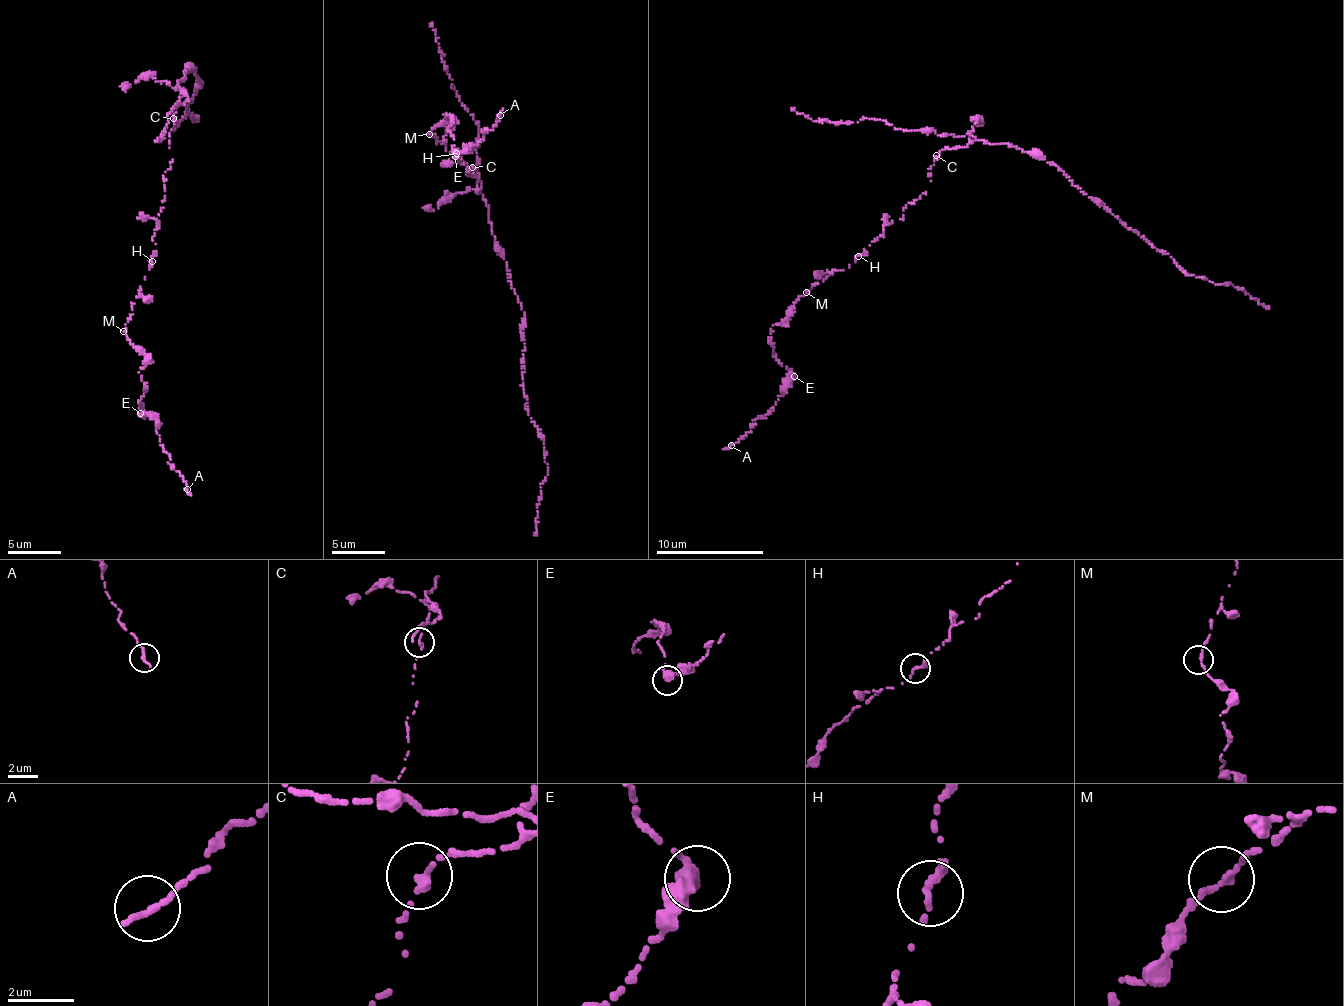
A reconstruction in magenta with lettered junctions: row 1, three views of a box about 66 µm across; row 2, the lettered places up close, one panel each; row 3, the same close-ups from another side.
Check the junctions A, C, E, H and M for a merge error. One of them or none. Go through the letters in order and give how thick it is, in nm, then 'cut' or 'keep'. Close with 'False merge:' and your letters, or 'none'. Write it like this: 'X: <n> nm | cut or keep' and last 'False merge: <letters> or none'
A: 280 nm | keep
C: 280 nm | keep
E: 500 nm | keep
H: 300 nm | keep
M: 190 nm | keep
False merge: none

